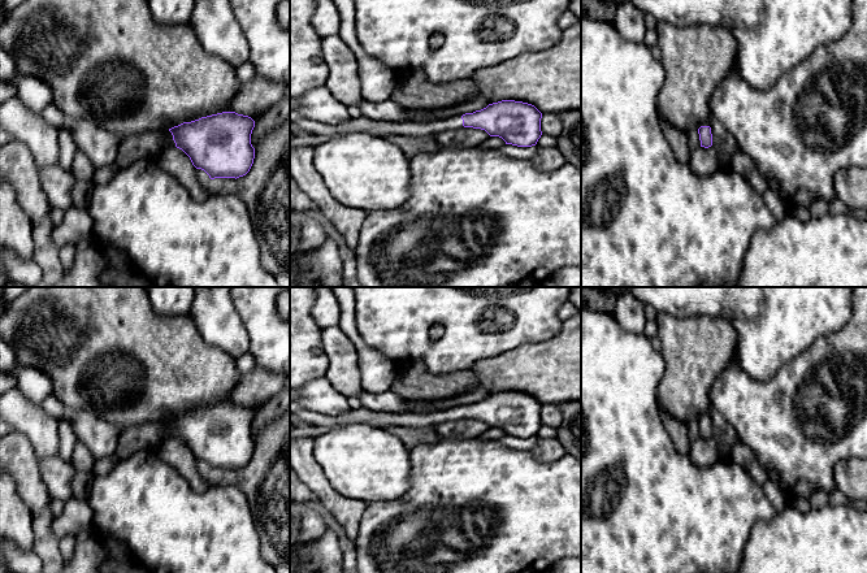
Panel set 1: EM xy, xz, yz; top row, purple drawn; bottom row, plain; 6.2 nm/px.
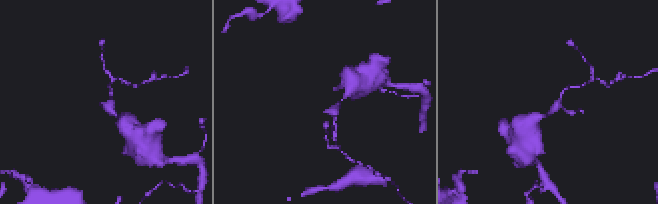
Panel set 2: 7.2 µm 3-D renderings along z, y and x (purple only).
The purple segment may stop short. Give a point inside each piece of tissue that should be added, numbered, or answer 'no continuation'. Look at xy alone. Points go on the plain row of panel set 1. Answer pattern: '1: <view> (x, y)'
no continuation

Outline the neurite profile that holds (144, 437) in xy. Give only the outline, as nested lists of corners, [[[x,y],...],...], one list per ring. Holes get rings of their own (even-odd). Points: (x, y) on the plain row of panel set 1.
[[[147,422],[127,429],[121,429],[116,456],[127,459],[138,451],[155,448],[165,439],[175,438],[170,422]]]

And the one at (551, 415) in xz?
[[[559,404],[542,405],[542,409],[541,409],[542,425],[559,427],[559,425],[562,424],[562,420],[563,420],[563,414],[559,408]]]

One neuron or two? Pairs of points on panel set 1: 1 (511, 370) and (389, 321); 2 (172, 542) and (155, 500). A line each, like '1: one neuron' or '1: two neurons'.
1: two neurons
2: one neuron

